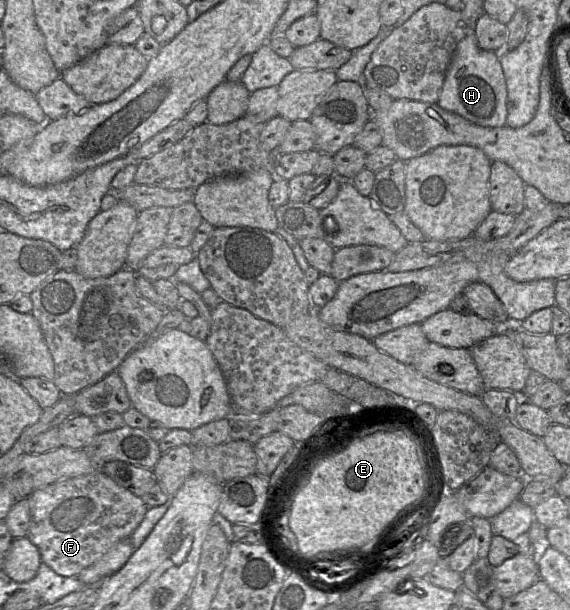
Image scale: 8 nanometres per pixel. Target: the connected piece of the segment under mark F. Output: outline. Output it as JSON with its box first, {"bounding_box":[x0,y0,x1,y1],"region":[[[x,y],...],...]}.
{"bounding_box":[27,470,149,577],"region":[[[101,470],[44,486],[27,498],[31,512],[27,538],[38,547],[42,562],[64,577],[78,576],[118,542],[130,538],[149,508],[141,497],[117,484]]]}

